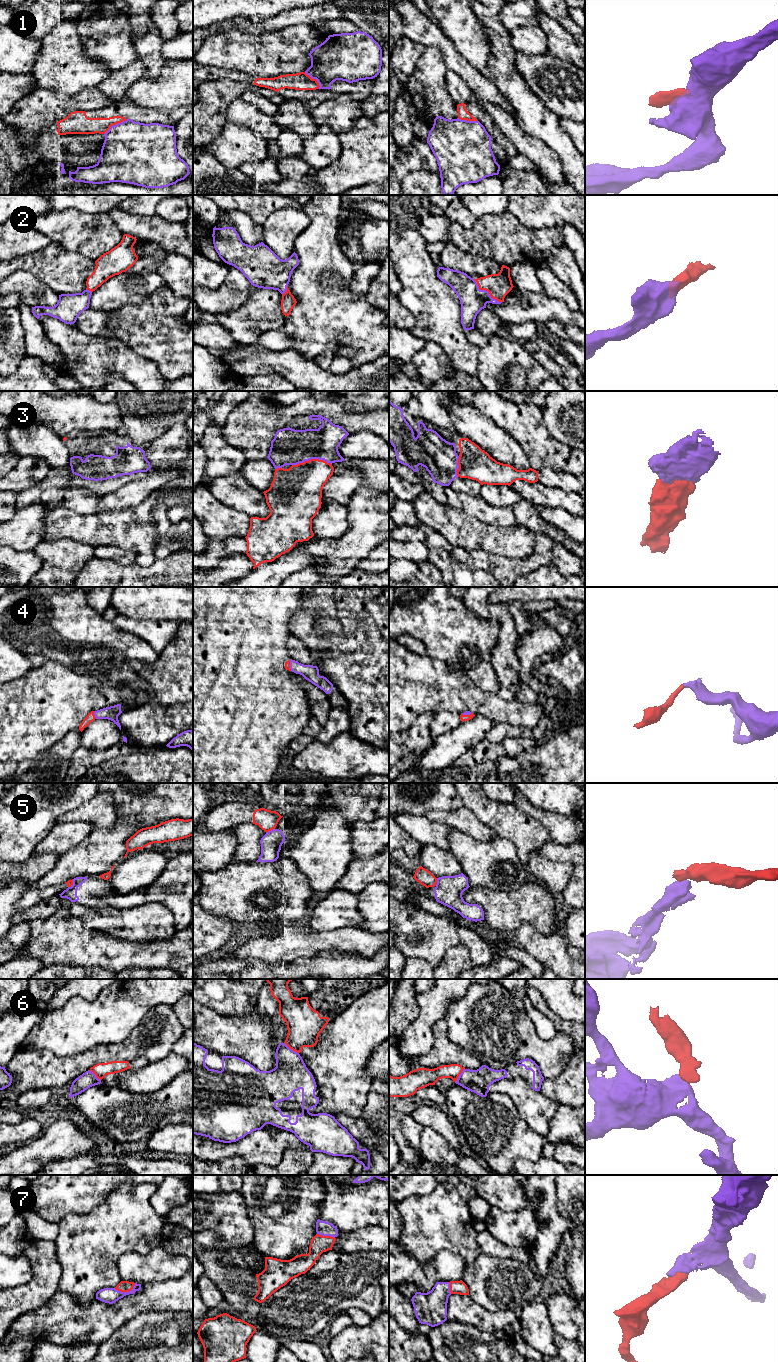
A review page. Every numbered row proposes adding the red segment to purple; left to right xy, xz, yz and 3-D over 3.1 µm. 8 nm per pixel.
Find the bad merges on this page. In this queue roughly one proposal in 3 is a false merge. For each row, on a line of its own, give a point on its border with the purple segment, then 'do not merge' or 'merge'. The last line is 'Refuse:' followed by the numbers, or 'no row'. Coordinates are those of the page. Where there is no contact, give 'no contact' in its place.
1: xy (116, 124) | do not merge
2: yz (485, 290) | merge
3: xz (311, 458) | merge
4: xy (94, 714) | merge
5: xz (271, 830) | do not merge
6: xz (291, 1049) | do not merge
7: xy (125, 1292) | merge
Refuse: 1, 5, 6

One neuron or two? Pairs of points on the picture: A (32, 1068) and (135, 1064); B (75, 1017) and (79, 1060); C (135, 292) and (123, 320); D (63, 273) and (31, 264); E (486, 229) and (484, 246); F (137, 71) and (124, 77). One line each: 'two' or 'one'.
A: two
B: two
C: two
D: one
E: one
F: one

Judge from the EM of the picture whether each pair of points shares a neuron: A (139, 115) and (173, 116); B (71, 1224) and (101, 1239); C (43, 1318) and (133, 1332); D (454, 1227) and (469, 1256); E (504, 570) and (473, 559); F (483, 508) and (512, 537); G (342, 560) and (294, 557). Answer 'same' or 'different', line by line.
A: same
B: same
C: different
D: same
E: same
F: different
G: different

